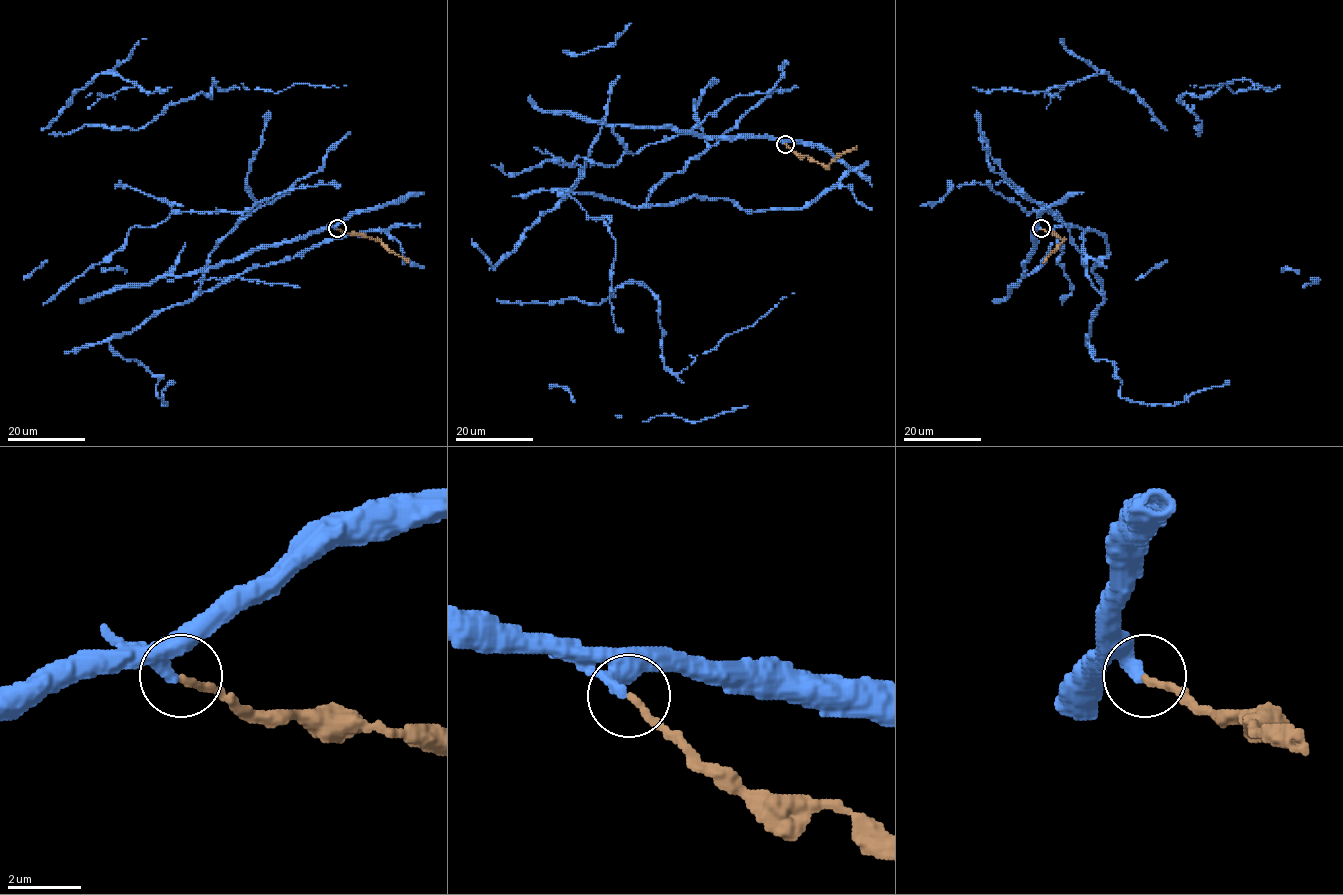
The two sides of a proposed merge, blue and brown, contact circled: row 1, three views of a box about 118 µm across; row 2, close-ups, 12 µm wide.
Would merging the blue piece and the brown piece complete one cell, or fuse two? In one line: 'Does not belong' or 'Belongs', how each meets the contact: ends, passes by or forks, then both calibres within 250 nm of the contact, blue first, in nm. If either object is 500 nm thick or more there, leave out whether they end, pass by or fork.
Belongs. At the ring blue ends. At the ring brown ends. Thickness 400 nm (blue) against 200 nm

